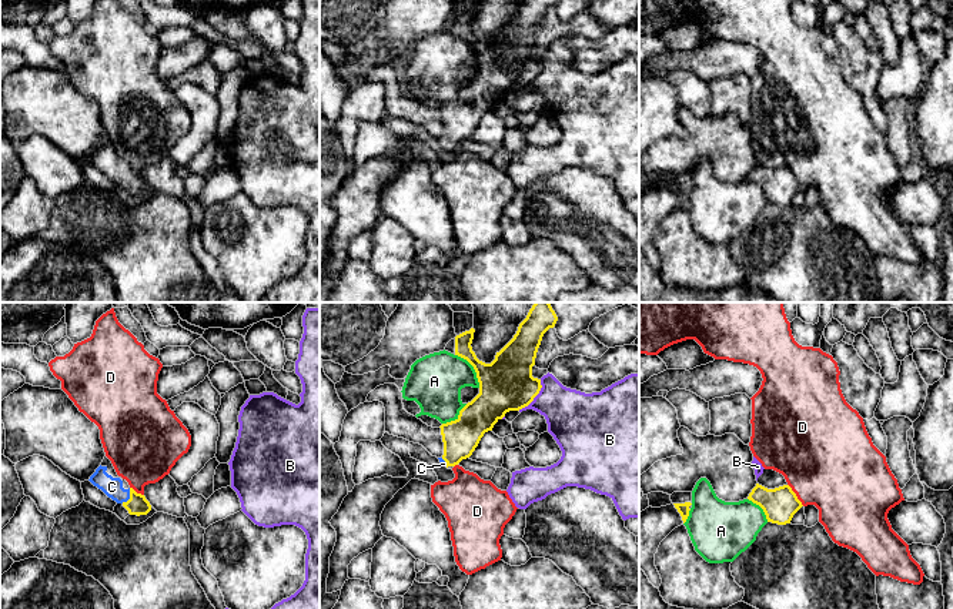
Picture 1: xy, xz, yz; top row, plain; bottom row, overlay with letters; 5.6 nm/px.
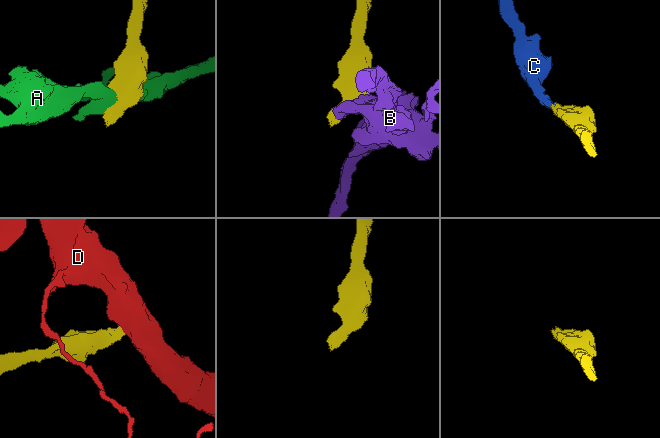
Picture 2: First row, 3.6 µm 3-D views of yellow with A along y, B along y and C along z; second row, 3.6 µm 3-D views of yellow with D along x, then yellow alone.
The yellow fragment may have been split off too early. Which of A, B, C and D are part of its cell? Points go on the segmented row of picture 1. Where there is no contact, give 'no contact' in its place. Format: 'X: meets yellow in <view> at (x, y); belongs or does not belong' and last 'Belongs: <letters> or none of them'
A: meets yellow in xz at (474, 368); does not belong
B: meets yellow in xz at (535, 395); does not belong
C: meets yellow in xy at (130, 497); belongs
D: meets yellow in yz at (795, 495); does not belong
Belongs: C

